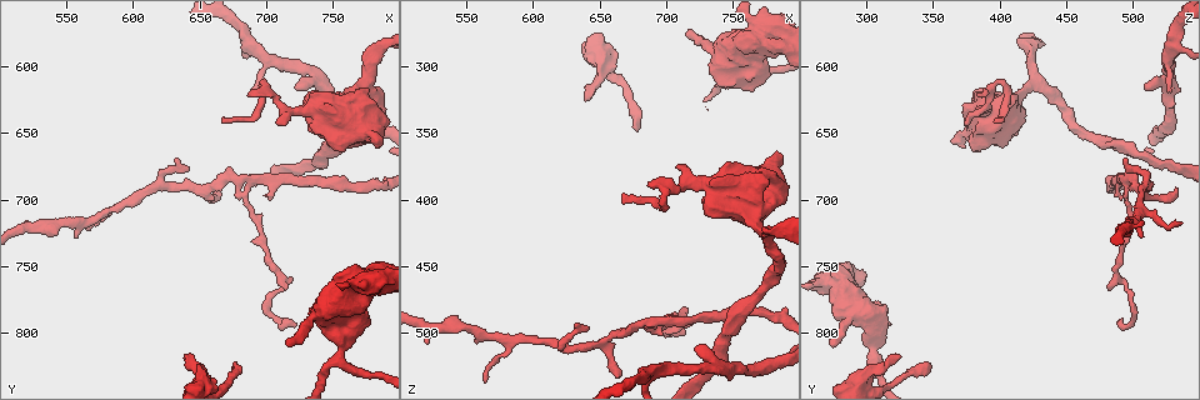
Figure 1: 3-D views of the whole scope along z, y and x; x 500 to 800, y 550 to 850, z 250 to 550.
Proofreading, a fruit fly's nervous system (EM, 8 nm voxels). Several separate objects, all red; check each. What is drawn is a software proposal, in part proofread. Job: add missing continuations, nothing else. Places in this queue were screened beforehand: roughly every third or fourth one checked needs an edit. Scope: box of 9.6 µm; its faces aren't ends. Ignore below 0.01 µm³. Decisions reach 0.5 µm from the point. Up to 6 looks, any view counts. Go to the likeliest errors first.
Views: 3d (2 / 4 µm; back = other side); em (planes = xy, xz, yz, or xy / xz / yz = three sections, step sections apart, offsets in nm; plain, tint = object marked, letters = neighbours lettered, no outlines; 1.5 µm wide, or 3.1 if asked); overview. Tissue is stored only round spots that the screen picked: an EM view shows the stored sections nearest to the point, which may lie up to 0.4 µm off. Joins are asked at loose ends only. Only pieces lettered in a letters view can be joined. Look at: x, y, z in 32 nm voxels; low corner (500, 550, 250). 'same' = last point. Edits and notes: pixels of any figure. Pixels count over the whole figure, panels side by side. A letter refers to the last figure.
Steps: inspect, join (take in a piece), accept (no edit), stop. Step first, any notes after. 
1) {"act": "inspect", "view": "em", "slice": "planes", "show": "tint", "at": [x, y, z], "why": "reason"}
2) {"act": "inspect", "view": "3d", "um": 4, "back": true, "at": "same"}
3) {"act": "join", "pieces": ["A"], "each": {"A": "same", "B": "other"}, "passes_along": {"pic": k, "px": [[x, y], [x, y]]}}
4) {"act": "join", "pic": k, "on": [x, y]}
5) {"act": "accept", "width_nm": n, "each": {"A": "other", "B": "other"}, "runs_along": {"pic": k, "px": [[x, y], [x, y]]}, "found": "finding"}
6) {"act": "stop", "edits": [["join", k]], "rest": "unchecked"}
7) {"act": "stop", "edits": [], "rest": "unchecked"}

{"act": "inspect", "view": "3d", "um": 4, "at": [640, 818, 326], "why": "an open end"}

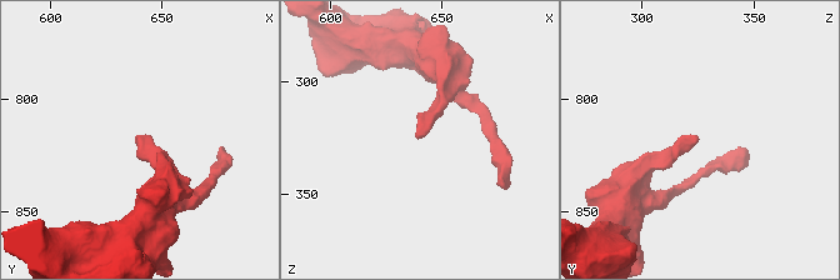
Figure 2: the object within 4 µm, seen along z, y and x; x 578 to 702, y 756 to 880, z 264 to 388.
{"act": "inspect", "view": "em", "slice": "planes", "show": "plain", "at": [638, 817, 325], "why": "now the EM"}

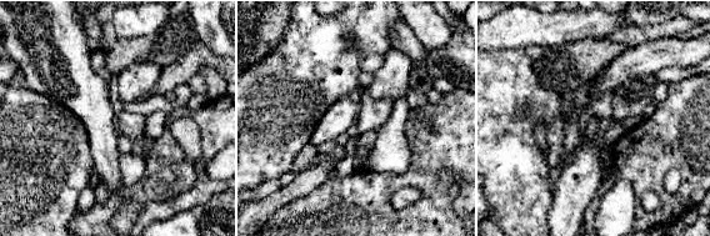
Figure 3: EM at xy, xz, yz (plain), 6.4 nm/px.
{"act": "inspect", "view": "em", "slice": "planes", "show": "letters", "at": "same"}

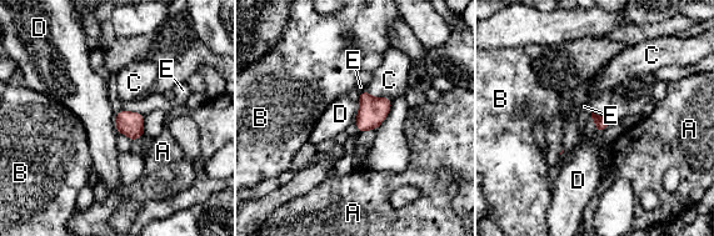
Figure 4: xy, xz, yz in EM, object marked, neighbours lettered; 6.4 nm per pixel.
{"act": "accept", "each": {"A": "other", "B": "other", "C": "other", "D": "other", "E": "other"}, "border": {"pic": 4, "px": [[358, 101], [358, 114], [354, 120]]}, "found": "none of them fits"}

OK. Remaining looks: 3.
{"act": "inspect", "view": "em", "slice": "planes", "show": "plain", "at": [690, 618, 526], "why": "an open end"}

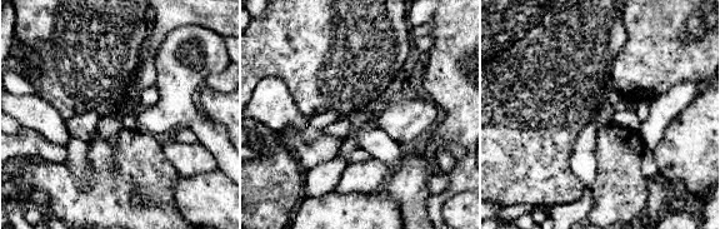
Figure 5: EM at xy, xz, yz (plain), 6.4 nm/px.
{"act": "inspect", "view": "em", "slice": "planes", "show": "tint", "at": "same", "why": "where the object lies"}

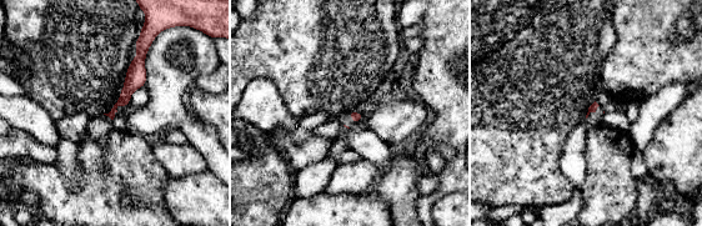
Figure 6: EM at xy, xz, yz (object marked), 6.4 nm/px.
{"act": "inspect", "view": "em", "slice": "planes", "show": "letters", "at": "same"}

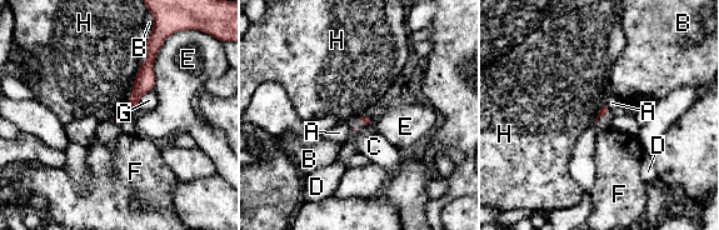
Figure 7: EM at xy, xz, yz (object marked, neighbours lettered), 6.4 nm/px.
{"act": "accept", "each": {"A": "other", "B": "other", "C": "other", "D": "other", "E": "other", "F": "other", "G": "other", "H": "other"}, "border": {"pic": 7, "px": [[140, 61], [126, 105], [111, 118]]}, "found": "none of them fits"}

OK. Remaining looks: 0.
{"act": "stop", "edits": [], "rest": "unchecked"}

